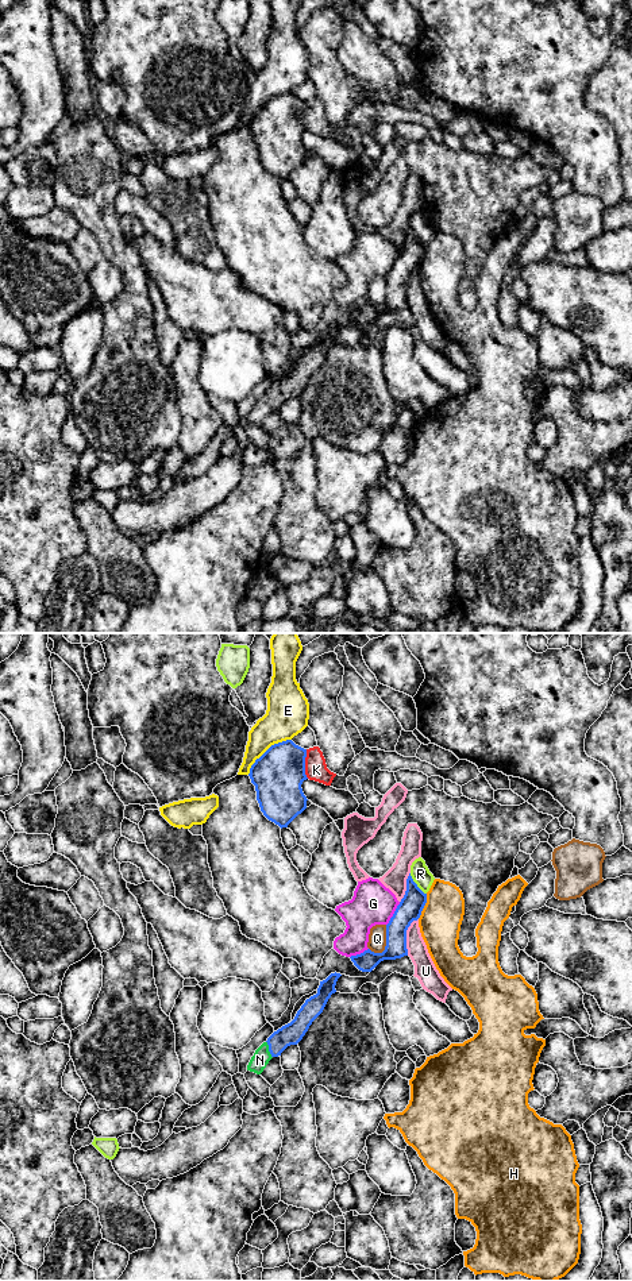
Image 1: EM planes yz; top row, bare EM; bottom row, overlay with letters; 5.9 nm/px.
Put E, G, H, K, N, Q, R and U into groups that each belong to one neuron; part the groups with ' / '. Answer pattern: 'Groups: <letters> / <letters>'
Groups: E / G / H / K / N / Q / R / U

